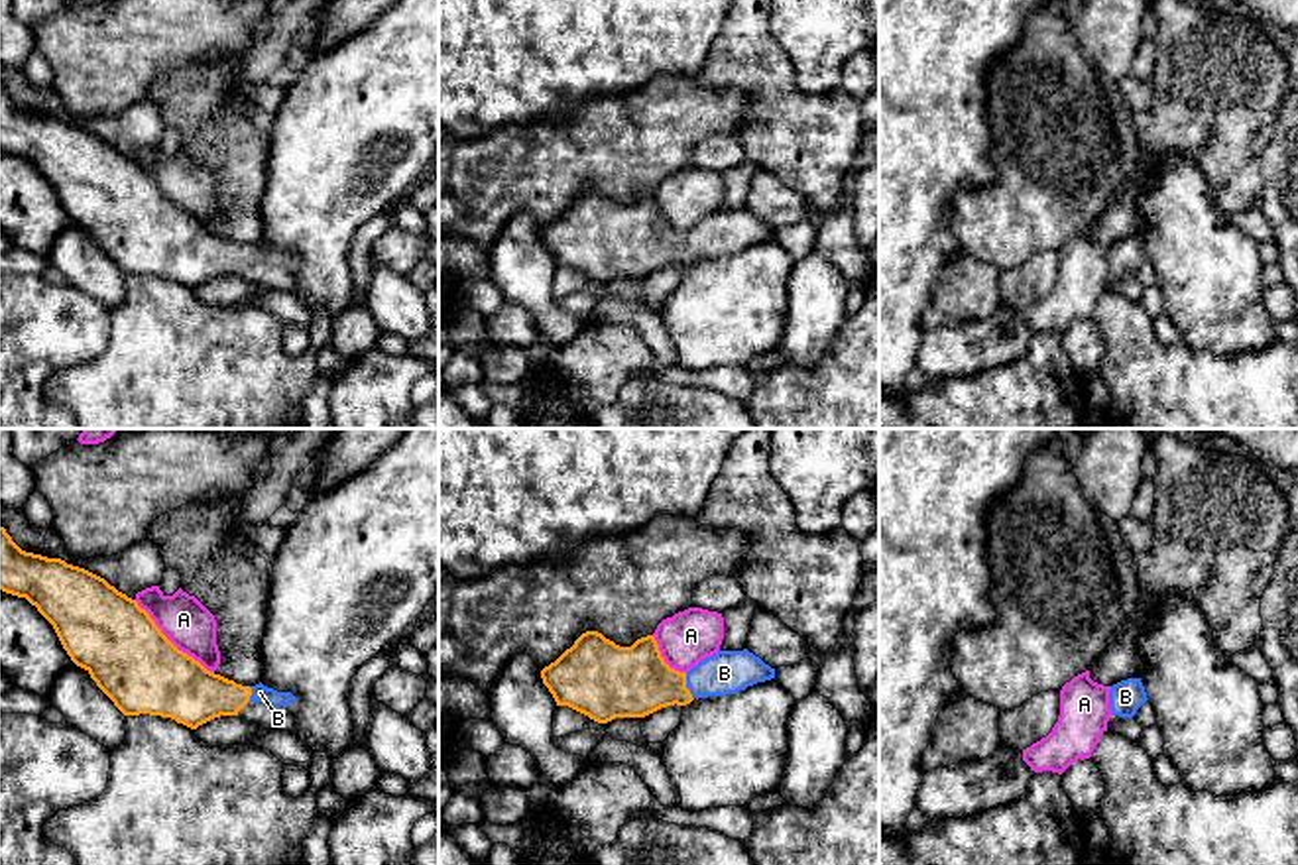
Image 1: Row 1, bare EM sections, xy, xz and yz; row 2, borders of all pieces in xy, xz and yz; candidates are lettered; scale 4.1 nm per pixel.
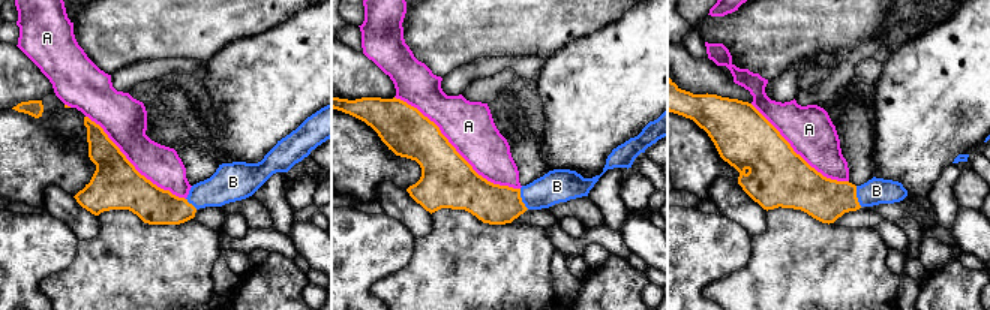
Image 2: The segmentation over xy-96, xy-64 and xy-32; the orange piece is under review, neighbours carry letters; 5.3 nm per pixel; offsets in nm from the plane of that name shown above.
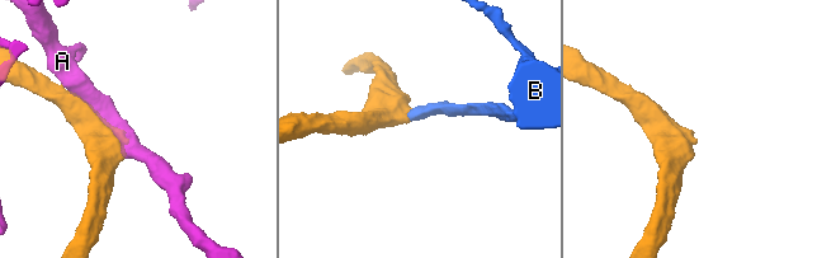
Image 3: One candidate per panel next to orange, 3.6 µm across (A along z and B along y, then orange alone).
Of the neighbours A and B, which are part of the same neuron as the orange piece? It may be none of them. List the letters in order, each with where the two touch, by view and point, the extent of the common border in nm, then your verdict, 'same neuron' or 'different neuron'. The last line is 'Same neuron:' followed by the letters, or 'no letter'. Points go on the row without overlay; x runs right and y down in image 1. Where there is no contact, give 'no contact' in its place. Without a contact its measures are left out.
A: contact xy (170, 201); length 440 nm; different neuron
B: contact xz (685, 246); length 120 nm; same neuron
Same neuron: B

